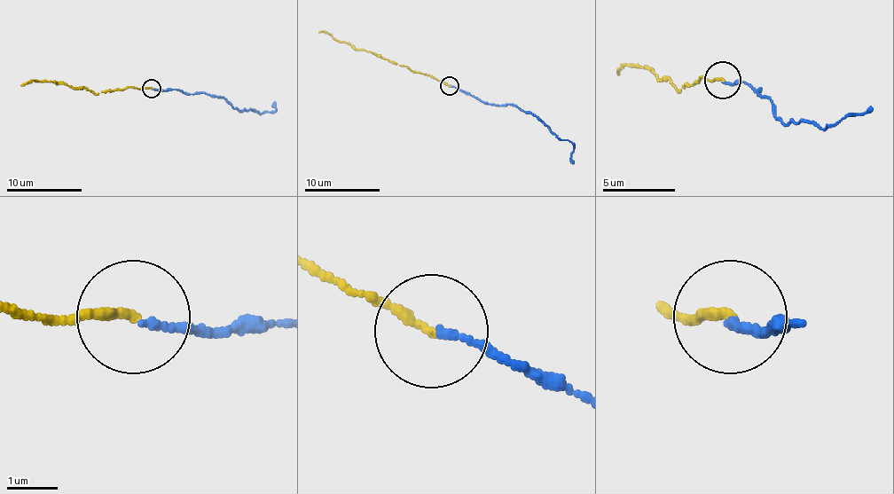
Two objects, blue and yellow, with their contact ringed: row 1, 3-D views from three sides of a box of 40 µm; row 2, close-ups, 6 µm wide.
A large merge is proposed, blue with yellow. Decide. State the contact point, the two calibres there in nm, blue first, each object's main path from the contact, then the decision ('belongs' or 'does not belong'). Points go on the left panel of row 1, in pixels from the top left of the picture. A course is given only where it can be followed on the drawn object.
at (152, 88); 140 nm thick on the blue side, 180 nm on the other; blue runs (152, 90), (179, 90), (217, 95), (239, 110), (272, 113), (276, 108), (274, 101); yellow runs (151, 88), (129, 88), (94, 93), (85, 88), (54, 82), (34, 80), (20, 86); belongs

